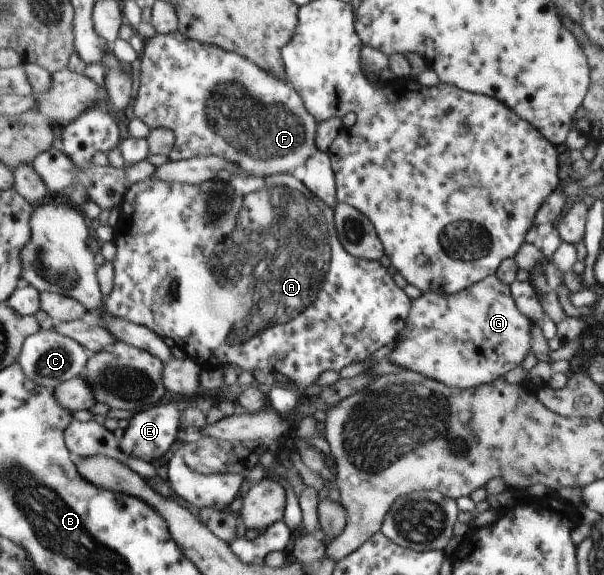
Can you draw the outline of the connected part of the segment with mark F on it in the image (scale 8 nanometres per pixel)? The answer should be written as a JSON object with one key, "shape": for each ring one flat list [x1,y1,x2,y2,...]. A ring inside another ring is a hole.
{"shape":[[170,32,170,34,160,34,154,36,149,41,145,41,144,50,141,57,140,65,140,82,138,94,133,102,133,110,135,116,143,120,151,129,164,128,172,131,174,134,174,144,168,153,168,160,179,161,186,160,195,156,214,155,224,158,226,162,236,164,243,173,256,175,259,177,267,177,268,175,277,175,278,173,293,174,298,168,303,166,306,158,310,156,312,148,314,148,314,132,316,132,316,120,306,112,305,103,298,96,297,92,289,84,284,84,278,77,272,76,265,69,258,68,258,65,252,64,246,58,238,56,233,52,226,52,218,46,190,40,183,33]]}

